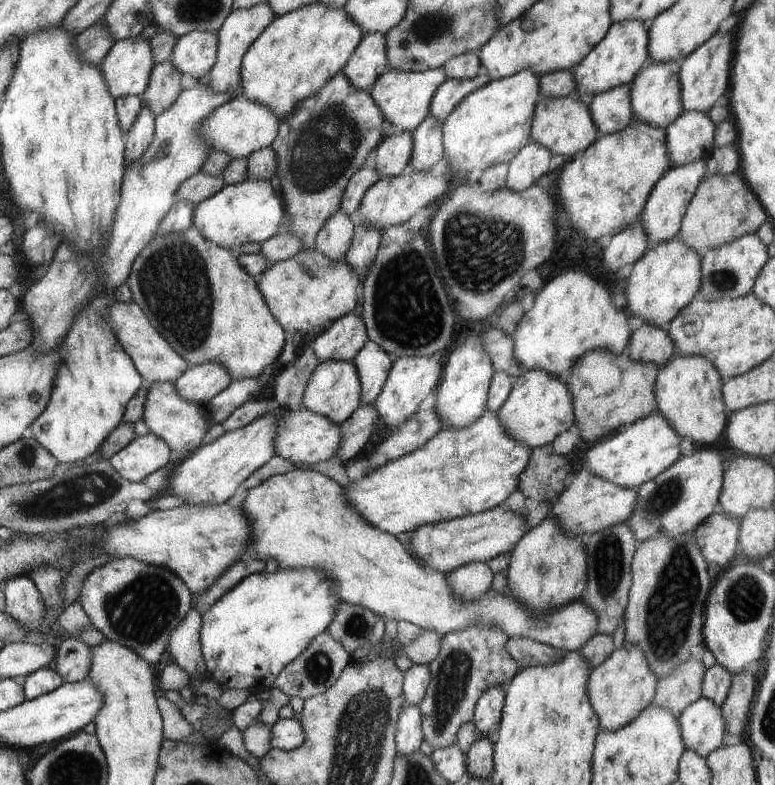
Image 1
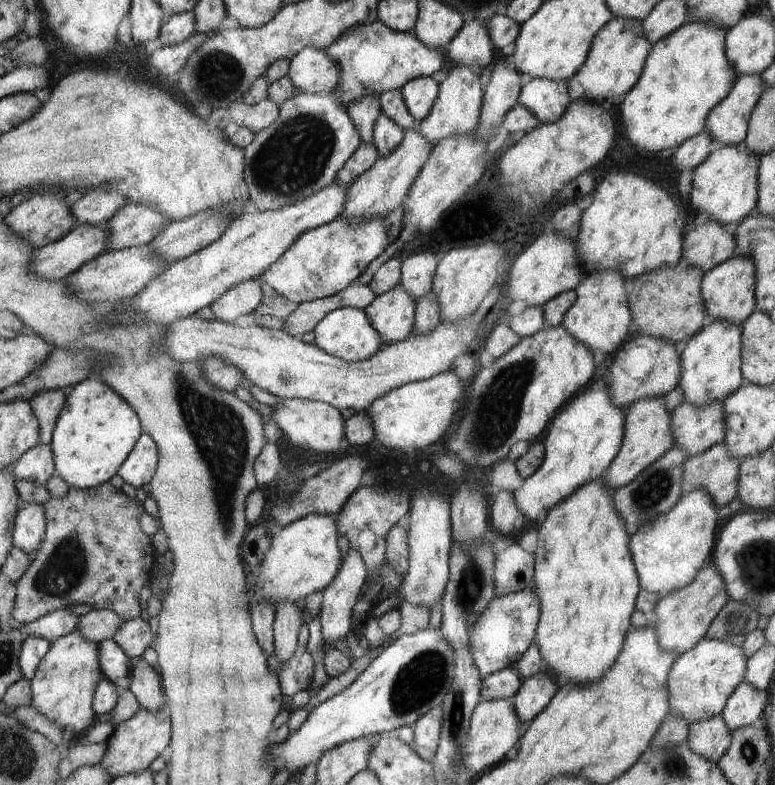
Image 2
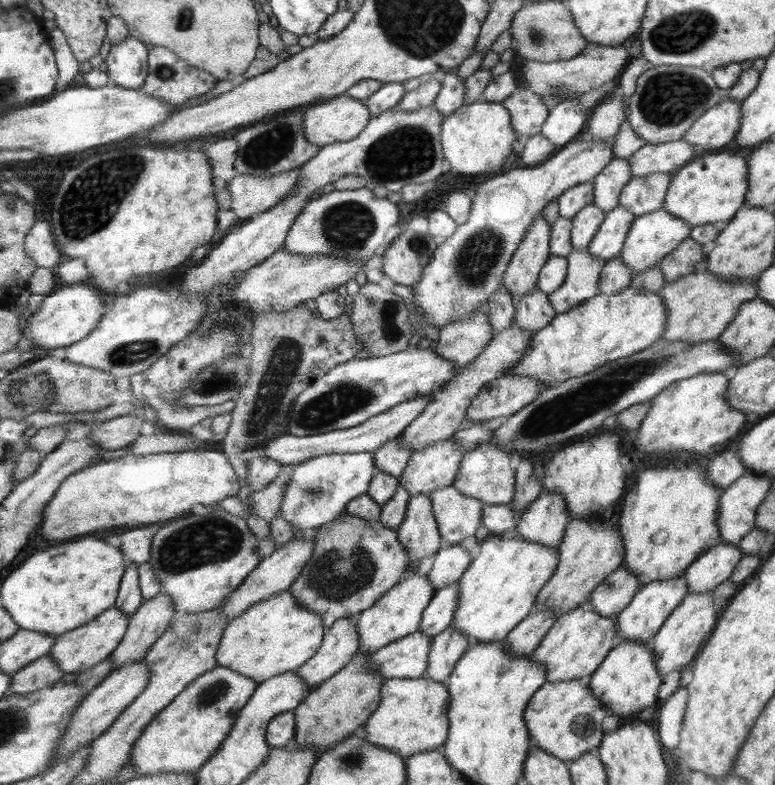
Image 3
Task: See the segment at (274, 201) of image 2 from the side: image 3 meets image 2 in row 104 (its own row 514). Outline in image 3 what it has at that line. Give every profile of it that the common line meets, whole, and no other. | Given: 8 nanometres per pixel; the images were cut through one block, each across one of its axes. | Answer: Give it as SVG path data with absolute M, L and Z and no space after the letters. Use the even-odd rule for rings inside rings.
M373 453L322 454L292 466L293 471L283 497L279 513L291 522L294 531L316 531L320 526L338 518L345 506L367 492L376 471Z

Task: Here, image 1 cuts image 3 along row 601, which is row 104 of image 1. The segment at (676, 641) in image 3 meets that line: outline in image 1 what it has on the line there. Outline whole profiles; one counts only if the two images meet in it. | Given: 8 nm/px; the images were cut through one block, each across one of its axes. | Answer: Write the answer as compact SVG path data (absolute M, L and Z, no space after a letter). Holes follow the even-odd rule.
M736 30L729 33L716 32L708 42L704 42L686 58L680 60L680 98L683 112L706 114L719 98L727 94L730 87L730 68L734 56Z

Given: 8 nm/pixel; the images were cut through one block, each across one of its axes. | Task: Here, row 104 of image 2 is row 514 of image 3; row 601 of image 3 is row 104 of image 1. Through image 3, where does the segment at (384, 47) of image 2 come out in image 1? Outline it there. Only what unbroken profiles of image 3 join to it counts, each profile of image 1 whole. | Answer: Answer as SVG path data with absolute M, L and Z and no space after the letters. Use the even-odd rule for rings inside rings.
M342 71L338 72L318 94L306 98L293 110L291 116L285 118L290 128L288 138L282 138L282 134L278 134L271 144L276 153L277 176L281 187L279 192L286 210L280 232L296 234L302 242L303 249L316 249L334 262L344 262L354 236L354 228L351 218L340 210L340 200L347 190L350 178L362 168L368 153L381 143L384 116L380 108L374 104L370 93L352 88Z

